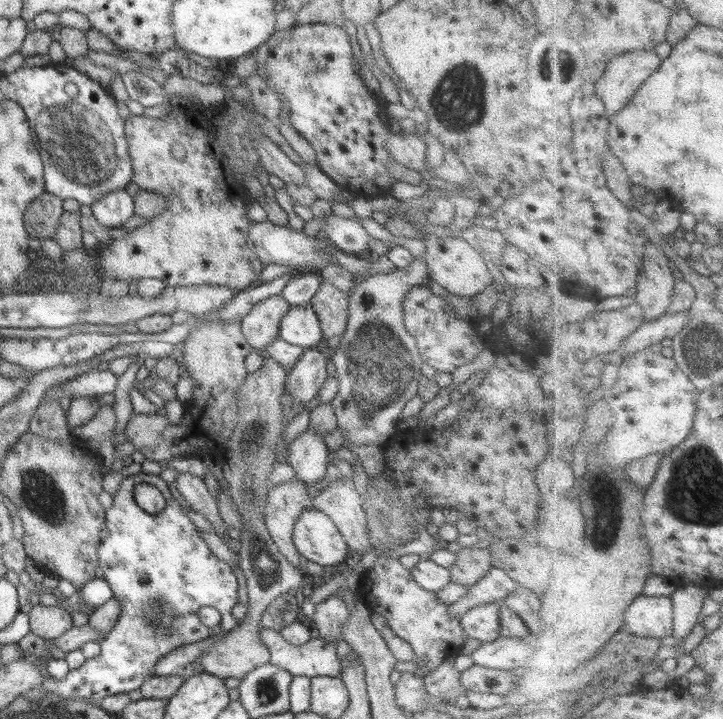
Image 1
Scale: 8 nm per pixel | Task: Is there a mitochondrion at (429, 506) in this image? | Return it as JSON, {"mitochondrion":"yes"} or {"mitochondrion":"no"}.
{"mitochondrion":"no"}

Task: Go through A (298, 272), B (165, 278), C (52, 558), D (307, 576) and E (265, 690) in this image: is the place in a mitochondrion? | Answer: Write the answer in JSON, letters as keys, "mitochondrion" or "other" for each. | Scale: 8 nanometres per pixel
{"A":"other","B":"other","C":"other","D":"other","E":"mitochondrion"}

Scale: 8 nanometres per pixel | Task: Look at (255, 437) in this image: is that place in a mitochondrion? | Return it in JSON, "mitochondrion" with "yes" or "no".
{"mitochondrion":"yes"}

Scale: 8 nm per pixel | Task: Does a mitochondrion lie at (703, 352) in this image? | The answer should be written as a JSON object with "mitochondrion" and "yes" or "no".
{"mitochondrion":"yes"}

